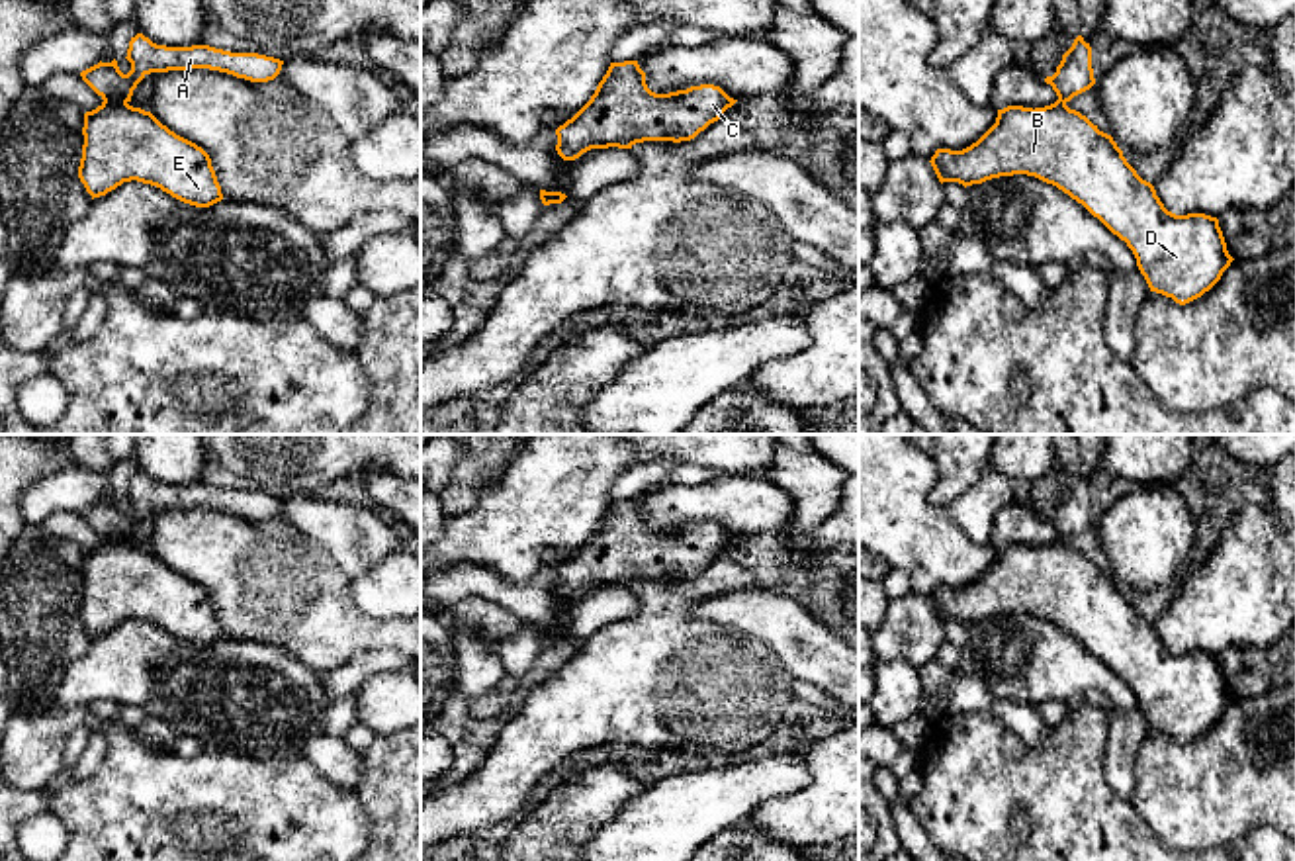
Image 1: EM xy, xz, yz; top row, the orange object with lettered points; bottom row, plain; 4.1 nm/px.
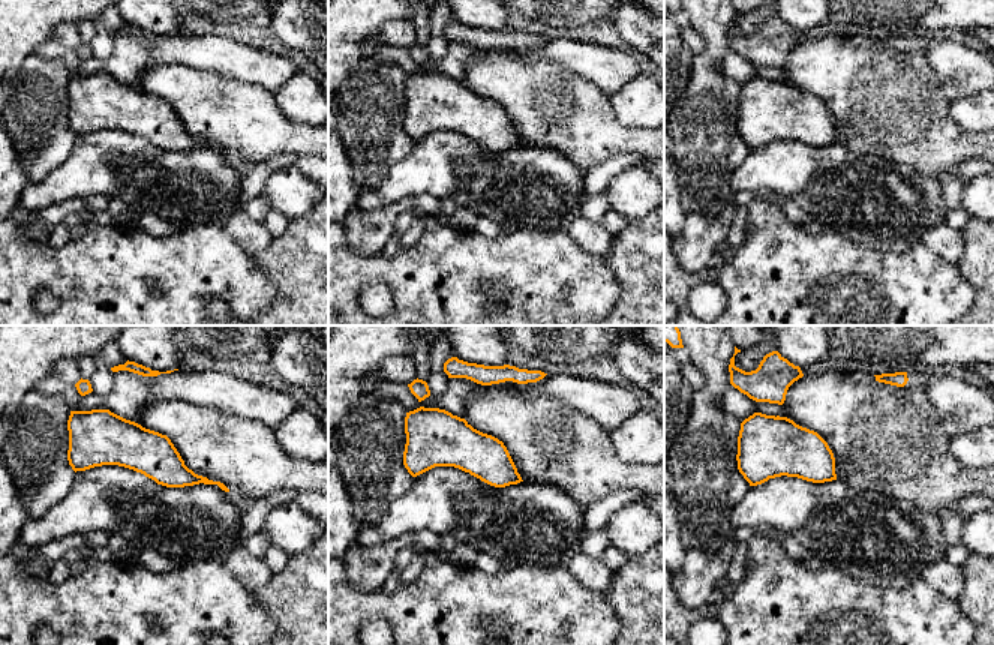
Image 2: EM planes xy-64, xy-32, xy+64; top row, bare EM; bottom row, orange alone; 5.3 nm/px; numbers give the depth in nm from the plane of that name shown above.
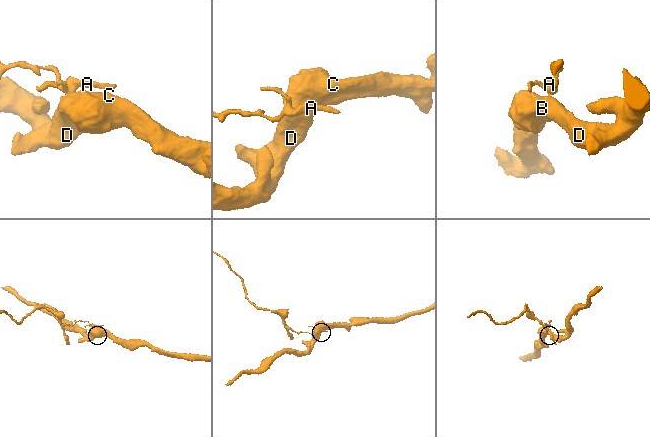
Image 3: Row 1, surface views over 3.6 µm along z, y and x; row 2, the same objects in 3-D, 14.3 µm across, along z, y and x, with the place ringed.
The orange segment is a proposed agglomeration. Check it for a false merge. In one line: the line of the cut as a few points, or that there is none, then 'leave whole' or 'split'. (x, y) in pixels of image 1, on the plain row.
cut xy (104, 537), (126, 541); split

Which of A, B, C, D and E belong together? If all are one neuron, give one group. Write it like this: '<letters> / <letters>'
A / B C D E

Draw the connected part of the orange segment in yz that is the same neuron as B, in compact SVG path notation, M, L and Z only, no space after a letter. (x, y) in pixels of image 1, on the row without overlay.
M1060 538L1035 548L998 548L996 562L976 581L962 589L937 587L929 601L941 622L959 620L966 626L1000 614L1027 612L1056 624L1127 681L1150 730L1180 744L1209 730L1234 699L1217 656L1168 650L1154 624L1127 601L1113 575Z

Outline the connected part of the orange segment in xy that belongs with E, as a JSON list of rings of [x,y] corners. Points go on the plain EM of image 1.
[[[104,538],[84,552],[82,573],[78,616],[92,638],[131,618],[196,646],[223,638],[209,593],[151,550]]]

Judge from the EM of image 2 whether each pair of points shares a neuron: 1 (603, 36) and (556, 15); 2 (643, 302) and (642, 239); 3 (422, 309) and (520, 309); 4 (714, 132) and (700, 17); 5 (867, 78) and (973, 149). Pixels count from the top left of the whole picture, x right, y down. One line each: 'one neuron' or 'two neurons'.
1: one neuron
2: one neuron
3: one neuron
4: one neuron
5: one neuron

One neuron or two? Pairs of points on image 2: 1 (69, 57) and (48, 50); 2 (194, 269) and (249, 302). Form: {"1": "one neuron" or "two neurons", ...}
{"1": "one neuron", "2": "one neuron"}

